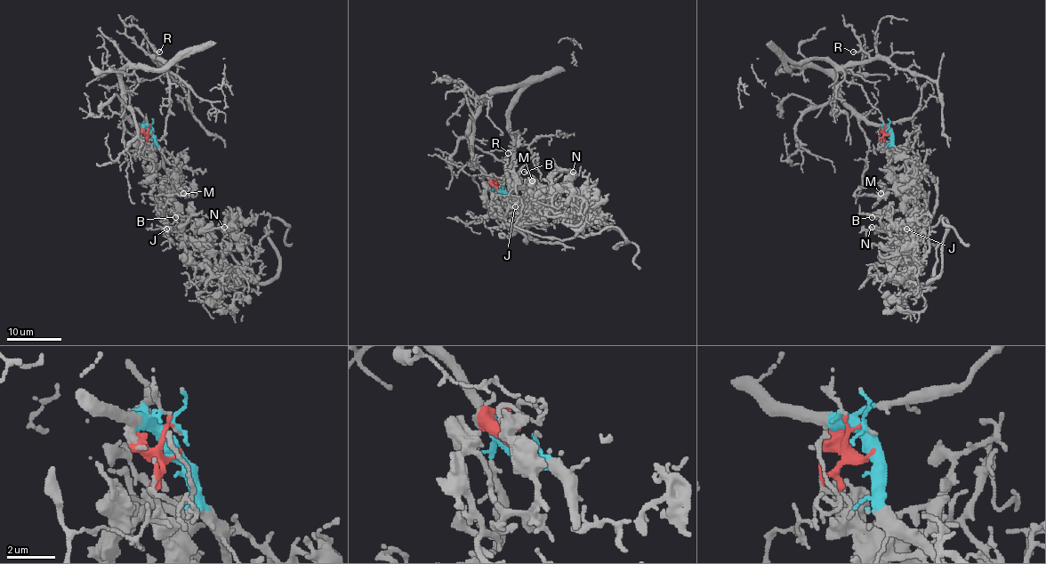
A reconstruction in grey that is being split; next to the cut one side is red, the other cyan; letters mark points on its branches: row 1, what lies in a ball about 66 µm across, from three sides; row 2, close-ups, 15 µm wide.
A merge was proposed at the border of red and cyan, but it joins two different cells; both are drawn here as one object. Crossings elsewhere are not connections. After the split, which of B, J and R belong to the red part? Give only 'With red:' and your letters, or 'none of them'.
With red: B, J

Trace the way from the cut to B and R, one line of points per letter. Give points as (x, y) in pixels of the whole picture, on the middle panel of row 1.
B: (500, 190), (495, 182), (500, 210), (513, 213), (526, 205), (529, 216), (536, 180), (524, 172)
R: (500, 190), (474, 158), (470, 127), (490, 96), (517, 86), (508, 169), (508, 153)

